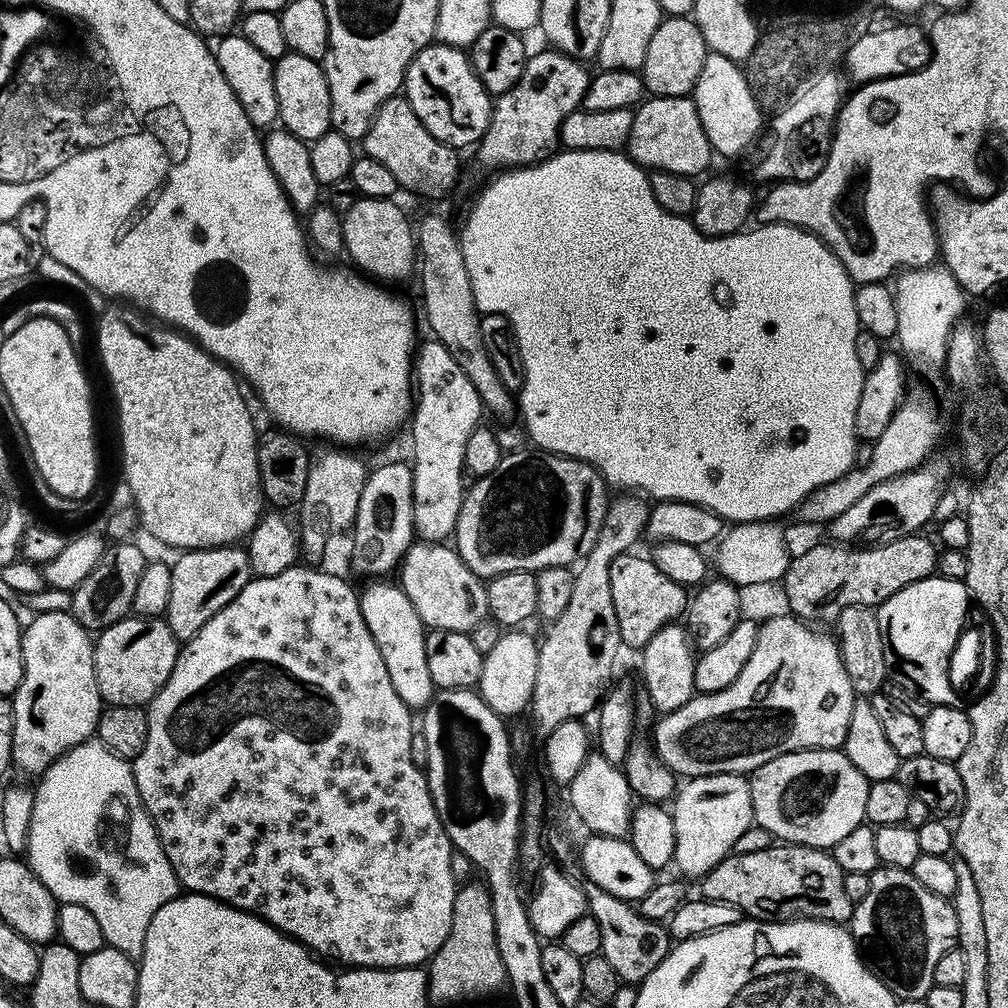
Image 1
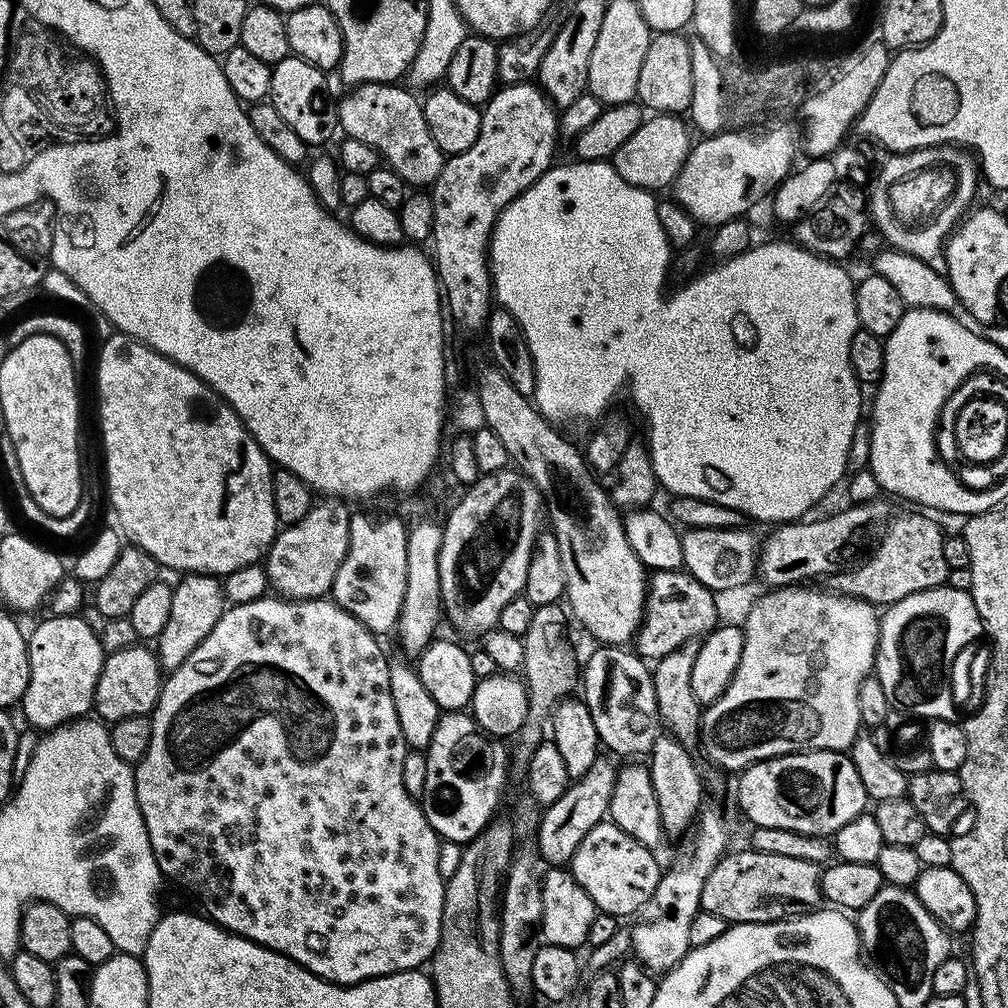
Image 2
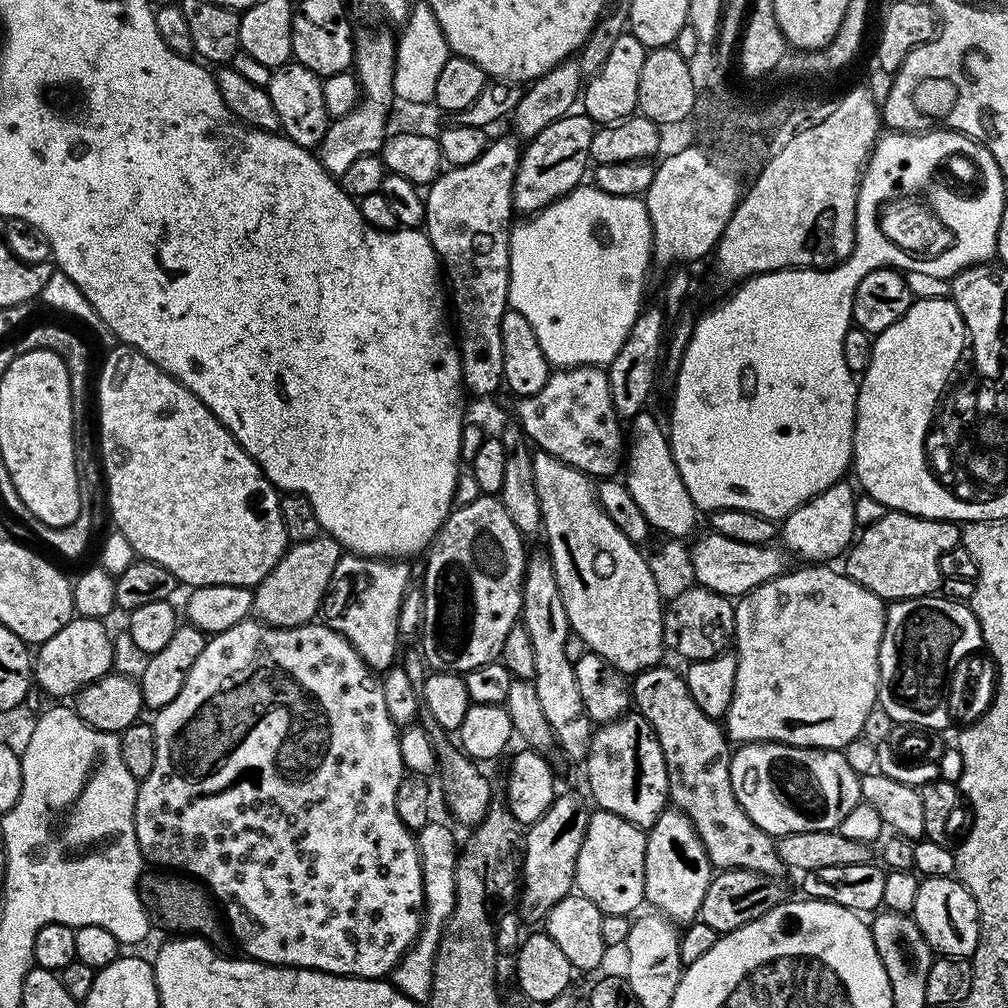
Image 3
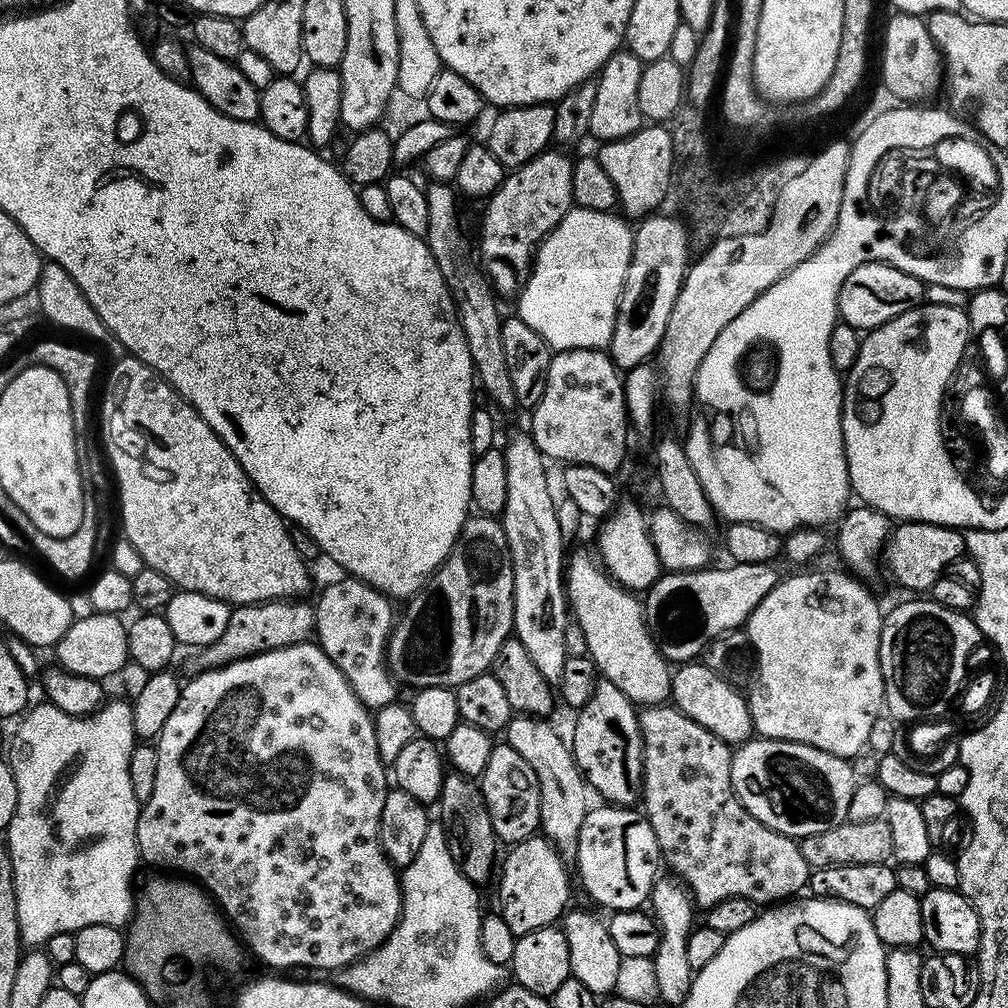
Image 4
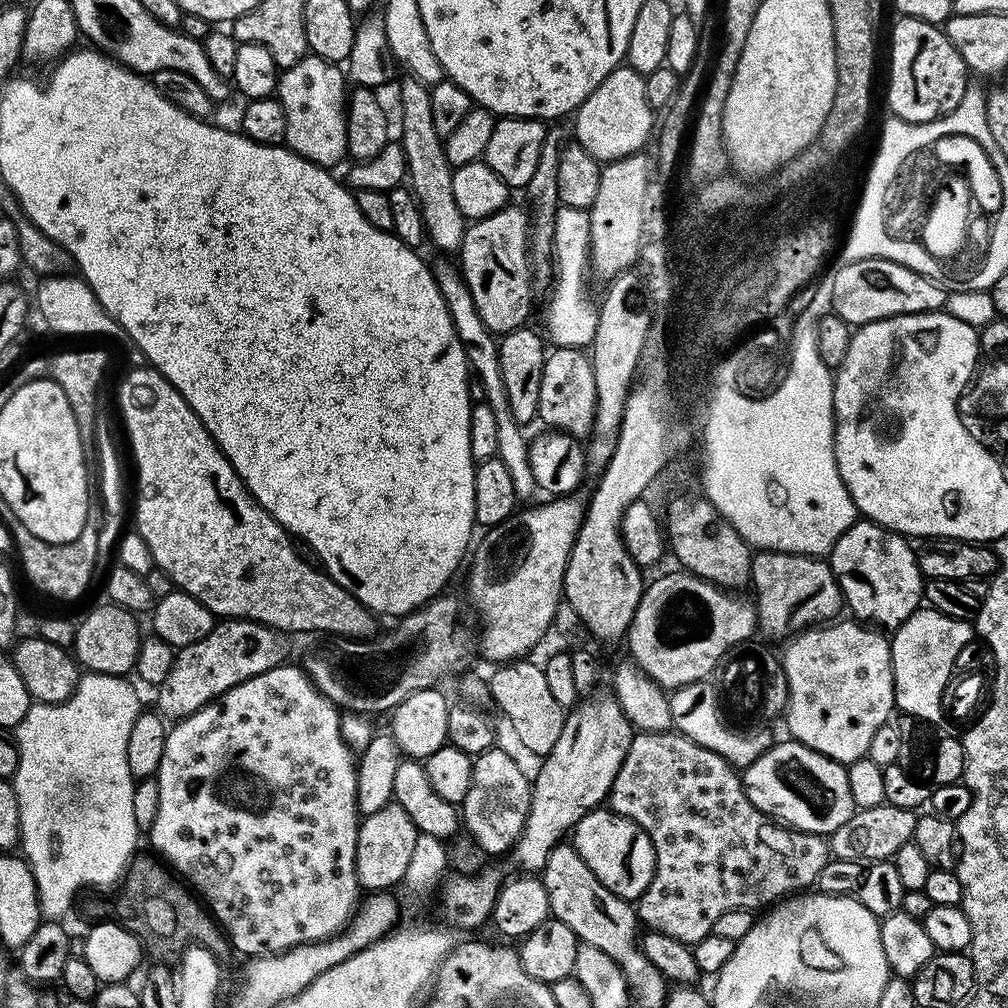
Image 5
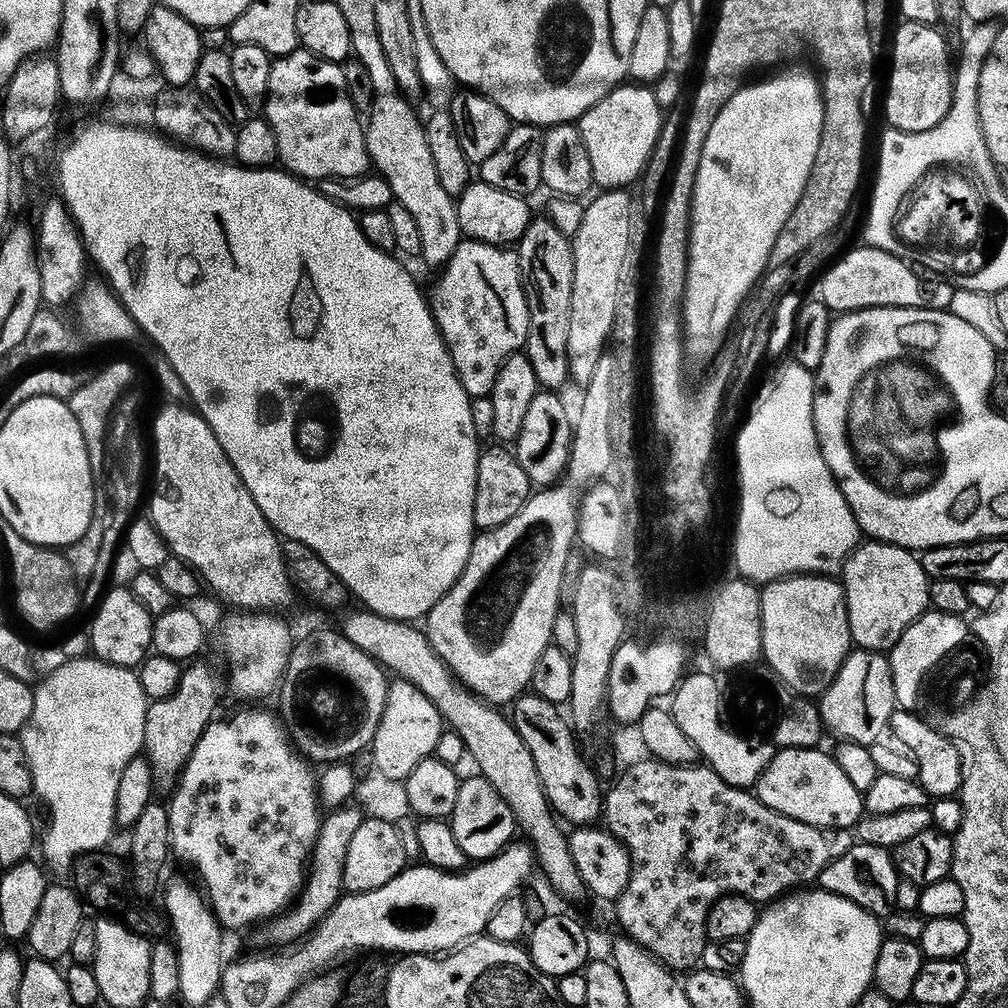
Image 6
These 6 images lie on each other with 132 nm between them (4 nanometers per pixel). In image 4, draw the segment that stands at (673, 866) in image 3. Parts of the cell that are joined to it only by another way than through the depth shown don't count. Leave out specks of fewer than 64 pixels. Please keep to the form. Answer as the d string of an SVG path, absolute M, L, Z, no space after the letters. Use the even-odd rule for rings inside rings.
M659 877L654 883L650 897L650 906L652 904L653 908L651 908L651 911L661 934L659 946L652 959L656 971L655 995L659 999L664 999L668 1004L680 1006L688 997L694 975L694 969L690 966L690 962L687 961L686 942L694 927L695 921L693 920L696 906L689 889L681 881L673 877L670 878Z

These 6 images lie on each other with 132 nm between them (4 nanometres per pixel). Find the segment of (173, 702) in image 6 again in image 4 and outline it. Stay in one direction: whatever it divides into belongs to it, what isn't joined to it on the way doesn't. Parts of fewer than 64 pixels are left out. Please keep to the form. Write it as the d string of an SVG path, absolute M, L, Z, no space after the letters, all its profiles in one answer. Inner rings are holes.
M300 598L268 600L264 604L245 604L232 608L230 622L222 630L218 642L199 649L196 668L207 670L229 664L231 660L243 660L259 652L278 650L286 646L302 644L313 639L316 631L316 610L311 603L303 604Z

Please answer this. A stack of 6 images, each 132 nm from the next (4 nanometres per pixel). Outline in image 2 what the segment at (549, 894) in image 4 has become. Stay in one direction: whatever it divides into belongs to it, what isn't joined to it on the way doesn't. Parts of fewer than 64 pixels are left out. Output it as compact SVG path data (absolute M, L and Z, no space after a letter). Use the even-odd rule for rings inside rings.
M597 754L590 770L586 770L583 778L571 781L562 798L558 798L558 802L549 804L543 809L540 828L534 839L541 861L549 860L547 863L552 866L567 865L587 832L608 816L618 771L618 764L615 762L617 763L611 755Z

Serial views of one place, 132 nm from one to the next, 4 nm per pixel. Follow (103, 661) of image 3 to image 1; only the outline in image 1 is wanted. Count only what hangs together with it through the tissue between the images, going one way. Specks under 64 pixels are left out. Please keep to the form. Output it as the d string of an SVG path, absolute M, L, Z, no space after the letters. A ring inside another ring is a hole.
M46 612L36 614L31 617L28 625L22 628L22 662L24 663L24 677L22 682L16 688L12 701L12 762L18 769L29 772L33 778L39 777L46 769L58 759L62 754L66 754L74 746L78 746L82 742L93 739L96 734L96 727L100 721L102 711L102 701L100 691L98 690L98 682L96 681L96 671L94 670L94 647L93 637L79 624L69 612Z

